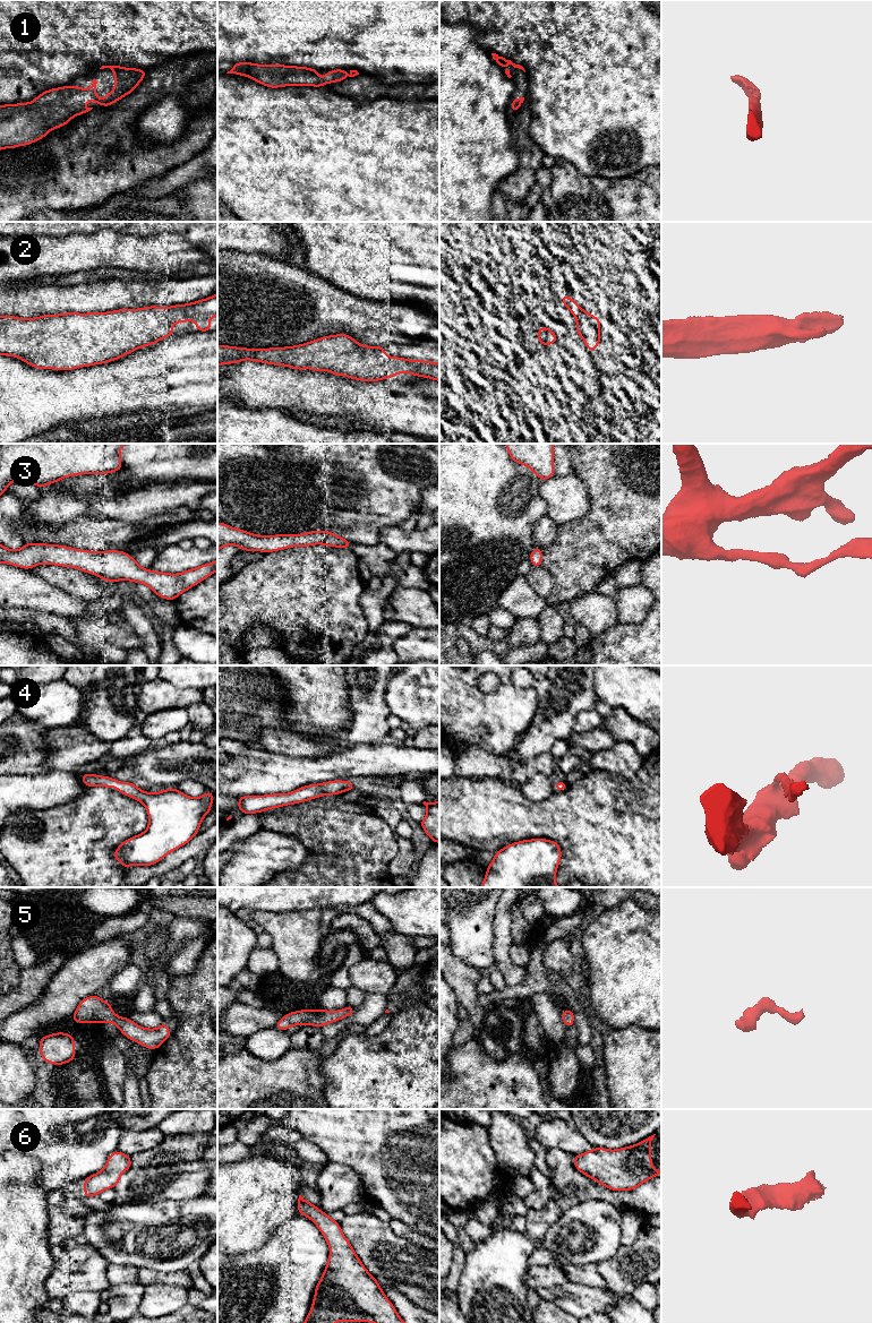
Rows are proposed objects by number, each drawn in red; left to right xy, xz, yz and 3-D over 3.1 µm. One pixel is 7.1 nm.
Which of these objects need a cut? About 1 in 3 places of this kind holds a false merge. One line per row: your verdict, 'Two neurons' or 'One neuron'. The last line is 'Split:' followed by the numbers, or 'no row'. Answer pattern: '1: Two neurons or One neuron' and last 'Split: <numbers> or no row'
1: One neuron
2: One neuron
3: One neuron
4: One neuron
5: One neuron
6: One neuron
Split: no row

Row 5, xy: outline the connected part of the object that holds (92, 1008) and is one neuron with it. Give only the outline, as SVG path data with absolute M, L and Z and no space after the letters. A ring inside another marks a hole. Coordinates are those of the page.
M97 995L84 998L71 1015L71 1020L77 1023L95 1022L103 1024L112 1022L127 1039L153 1050L156 1050L172 1034L168 1029L166 1021L163 1021L156 1029L147 1029L139 1026L127 1016L118 1016L112 1011L111 1004L101 999Z

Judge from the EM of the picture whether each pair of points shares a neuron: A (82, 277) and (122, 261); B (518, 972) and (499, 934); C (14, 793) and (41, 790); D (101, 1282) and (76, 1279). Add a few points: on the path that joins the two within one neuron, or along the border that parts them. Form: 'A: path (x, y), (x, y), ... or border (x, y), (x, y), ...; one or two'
A: border (131, 269), (96, 268), (79, 273); two
B: path (507, 964), (502, 958), (502, 944); one
C: path (20, 792), (34, 792); one
D: path (95, 1279), (82, 1279); one

